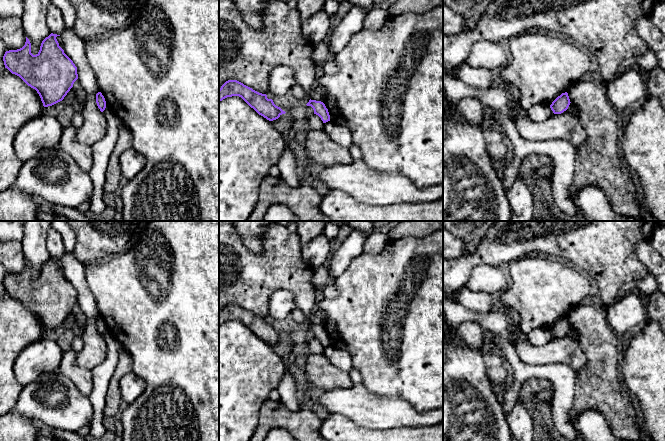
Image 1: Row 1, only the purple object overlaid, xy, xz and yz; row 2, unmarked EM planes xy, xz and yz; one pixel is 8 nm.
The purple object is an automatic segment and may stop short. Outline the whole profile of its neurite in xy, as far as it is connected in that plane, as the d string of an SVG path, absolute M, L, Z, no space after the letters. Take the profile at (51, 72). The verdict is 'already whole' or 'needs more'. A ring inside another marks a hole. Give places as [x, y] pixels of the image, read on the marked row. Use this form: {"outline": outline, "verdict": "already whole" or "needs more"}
{"outline": "M51 33L46 37L36 55L31 53L31 43L26 37L25 45L22 48L6 51L3 56L5 68L35 89L44 107L52 106L62 101L78 79L77 67L59 46L57 36L60 35Z", "verdict": "already whole"}

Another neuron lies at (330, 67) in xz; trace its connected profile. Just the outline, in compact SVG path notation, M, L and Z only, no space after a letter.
M333 56L324 64L324 71L327 75L334 75L338 72L338 65Z

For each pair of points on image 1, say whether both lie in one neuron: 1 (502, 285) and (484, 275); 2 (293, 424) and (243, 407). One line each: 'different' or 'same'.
1: same
2: different

